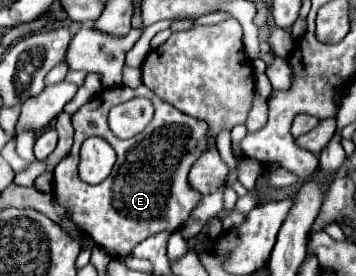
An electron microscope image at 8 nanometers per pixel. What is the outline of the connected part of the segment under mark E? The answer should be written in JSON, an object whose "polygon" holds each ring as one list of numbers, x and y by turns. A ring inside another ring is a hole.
{"polygon":[[140,85,136,89,118,87,98,93,72,115,72,123,76,129,74,145,54,169,54,197,62,207,66,207,68,217,112,257,120,259,130,255,134,245,156,233,178,231,200,205,202,195,196,189,190,189,188,173,196,163,196,157,202,155,202,145,210,145,206,121,162,103,148,87],[134,97,148,97,152,101,156,109,154,119,132,139,118,139,108,127,108,111,110,107],[88,137,106,139,118,155,114,173,110,173,100,185,88,185,78,177,78,151]]}

